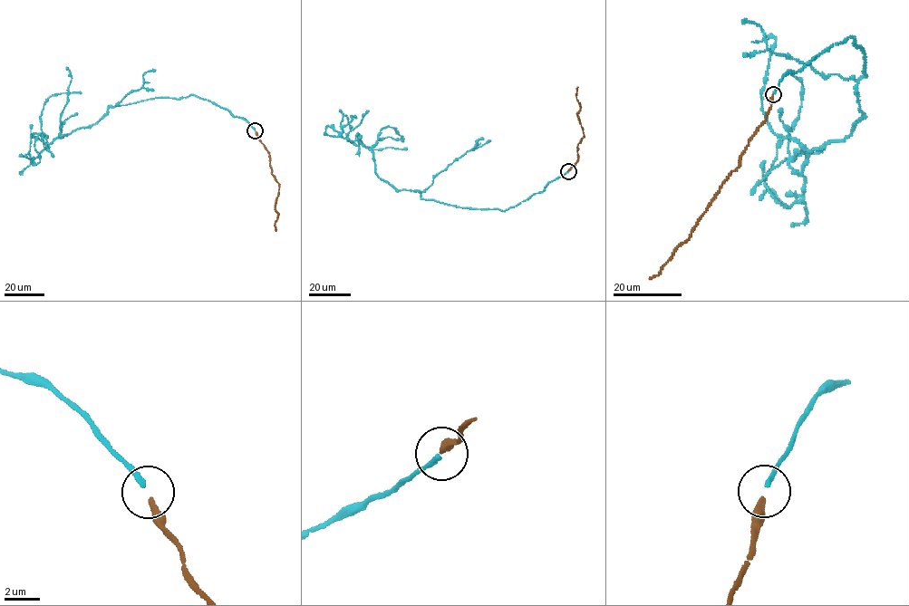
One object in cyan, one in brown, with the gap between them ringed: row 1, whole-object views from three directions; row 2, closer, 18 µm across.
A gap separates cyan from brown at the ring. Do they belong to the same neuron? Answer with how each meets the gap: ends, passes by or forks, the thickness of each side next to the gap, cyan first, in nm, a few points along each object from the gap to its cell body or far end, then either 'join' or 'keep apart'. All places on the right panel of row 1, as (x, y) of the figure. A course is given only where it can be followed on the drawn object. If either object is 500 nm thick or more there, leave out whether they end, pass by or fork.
cyan ends there; brown ends there; 260 nm thick on the cyan side, 240 nm on the other; cyan runs (773, 93), (851, 37), (865, 61), (863, 115), (797, 174), (788, 143), (802, 91), (788, 72); brown runs (773, 95), (766, 120), (749, 141), (738, 168), (731, 171), (691, 236), (675, 250), (661, 272), (650, 279); join

